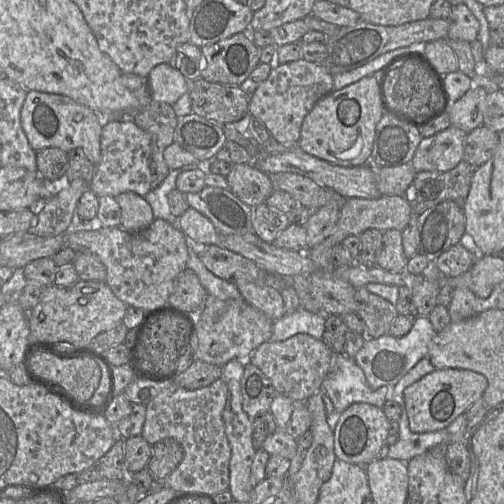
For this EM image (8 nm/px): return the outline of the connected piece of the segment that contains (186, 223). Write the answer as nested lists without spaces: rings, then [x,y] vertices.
[[[189,207],[179,218],[179,229],[198,246],[217,245],[218,232],[208,218]]]

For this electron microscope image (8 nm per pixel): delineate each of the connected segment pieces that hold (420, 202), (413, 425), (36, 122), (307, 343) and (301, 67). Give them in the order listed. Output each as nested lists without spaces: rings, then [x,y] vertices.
[[[462,160],[447,172],[422,171],[404,193],[404,198],[417,216],[427,209],[451,200],[462,207],[470,190],[471,180],[477,167]]]
[[[434,369],[404,390],[404,404],[410,430],[414,433],[425,433],[445,429],[474,402],[482,398],[487,386],[487,379],[472,370]]]
[[[28,91],[21,109],[21,125],[30,146],[36,152],[50,147],[59,148],[65,152],[82,148],[94,165],[100,162],[103,118],[87,106],[67,96]]]
[[[296,334],[284,341],[262,343],[244,361],[258,367],[271,381],[277,394],[302,403],[321,389],[330,371],[332,352],[322,340],[307,334]]]
[[[300,58],[274,64],[267,79],[250,95],[248,113],[263,122],[273,140],[296,145],[305,116],[323,96],[332,91],[333,76],[319,63]]]

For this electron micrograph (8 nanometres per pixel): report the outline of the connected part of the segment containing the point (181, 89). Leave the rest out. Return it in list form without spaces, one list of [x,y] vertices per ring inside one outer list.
[[[168,63],[155,66],[147,79],[153,100],[173,105],[183,94],[189,93],[190,82]]]

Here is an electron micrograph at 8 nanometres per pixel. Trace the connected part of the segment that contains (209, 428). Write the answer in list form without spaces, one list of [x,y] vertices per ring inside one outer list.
[[[221,378],[194,390],[185,389],[175,381],[163,383],[161,392],[145,406],[146,417],[141,435],[150,445],[164,438],[175,438],[184,450],[184,457],[164,481],[155,481],[155,488],[170,487],[180,493],[211,495],[228,490],[231,447],[223,421],[227,397],[228,387]]]

